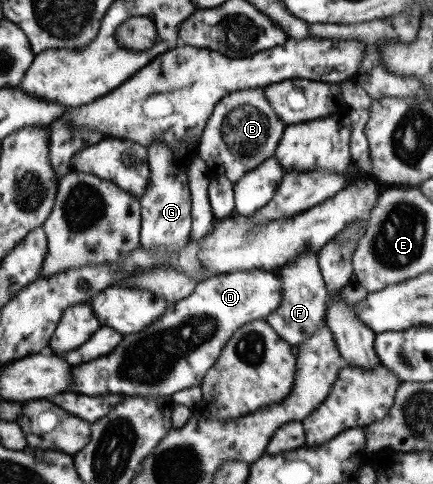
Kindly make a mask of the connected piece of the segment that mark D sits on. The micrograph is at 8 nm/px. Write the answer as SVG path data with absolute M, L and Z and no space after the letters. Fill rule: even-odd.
M278 269L263 271L235 271L221 275L213 275L199 281L193 293L185 299L167 306L167 311L143 331L124 336L121 343L101 359L81 363L73 367L73 381L67 391L77 391L79 394L89 396L105 396L118 394L122 397L159 397L173 396L177 391L189 387L200 387L207 371L213 367L225 343L231 339L233 333L246 323L254 320L265 320L269 314L279 307L281 302L281 277Z

